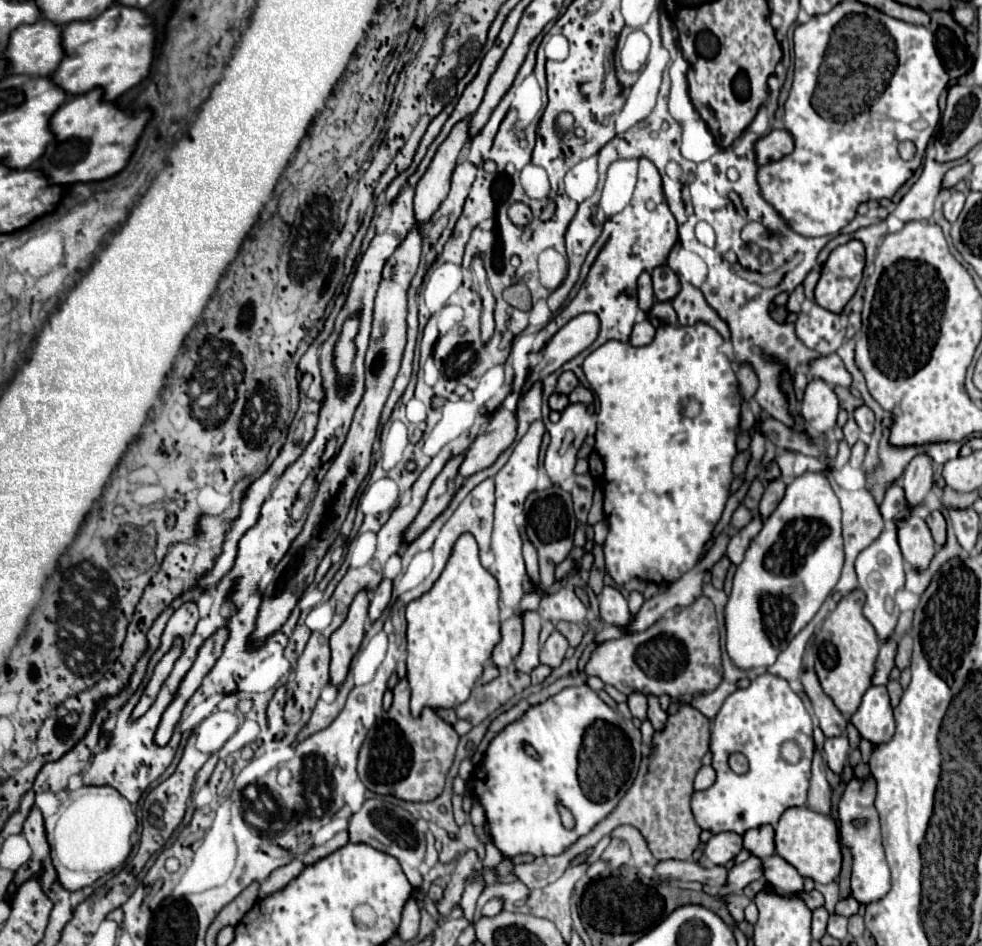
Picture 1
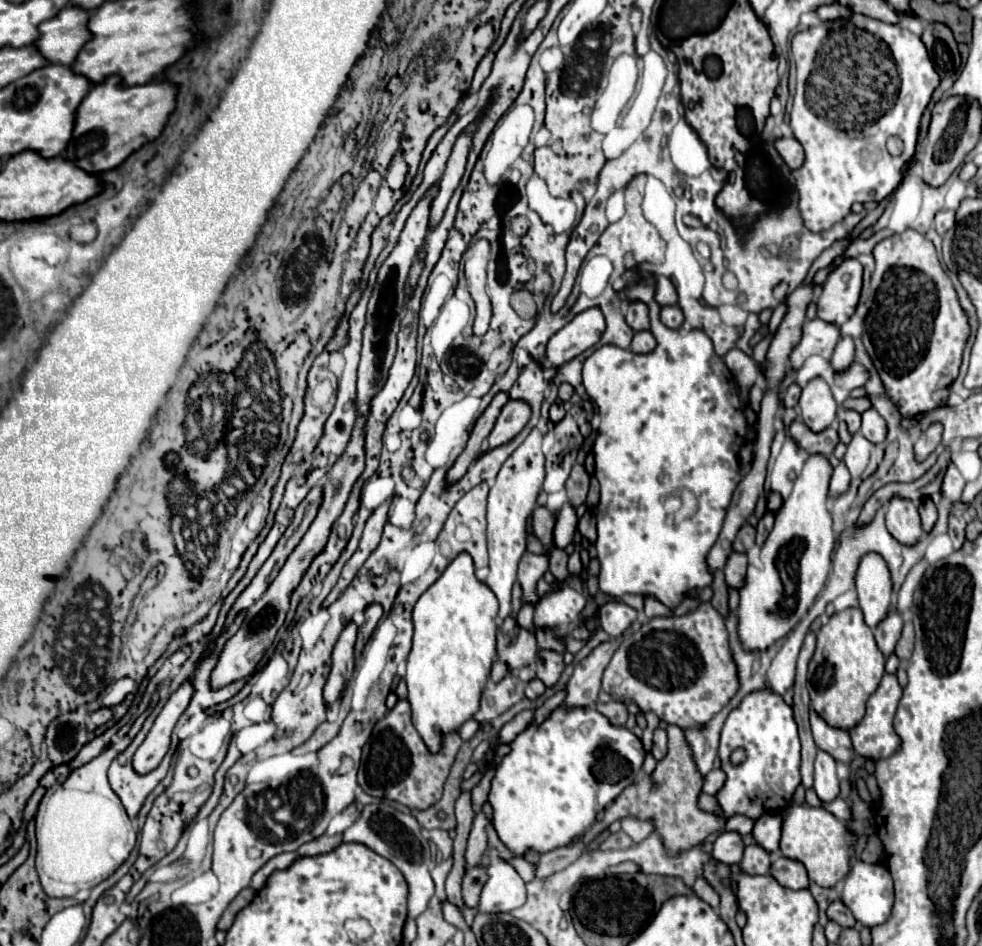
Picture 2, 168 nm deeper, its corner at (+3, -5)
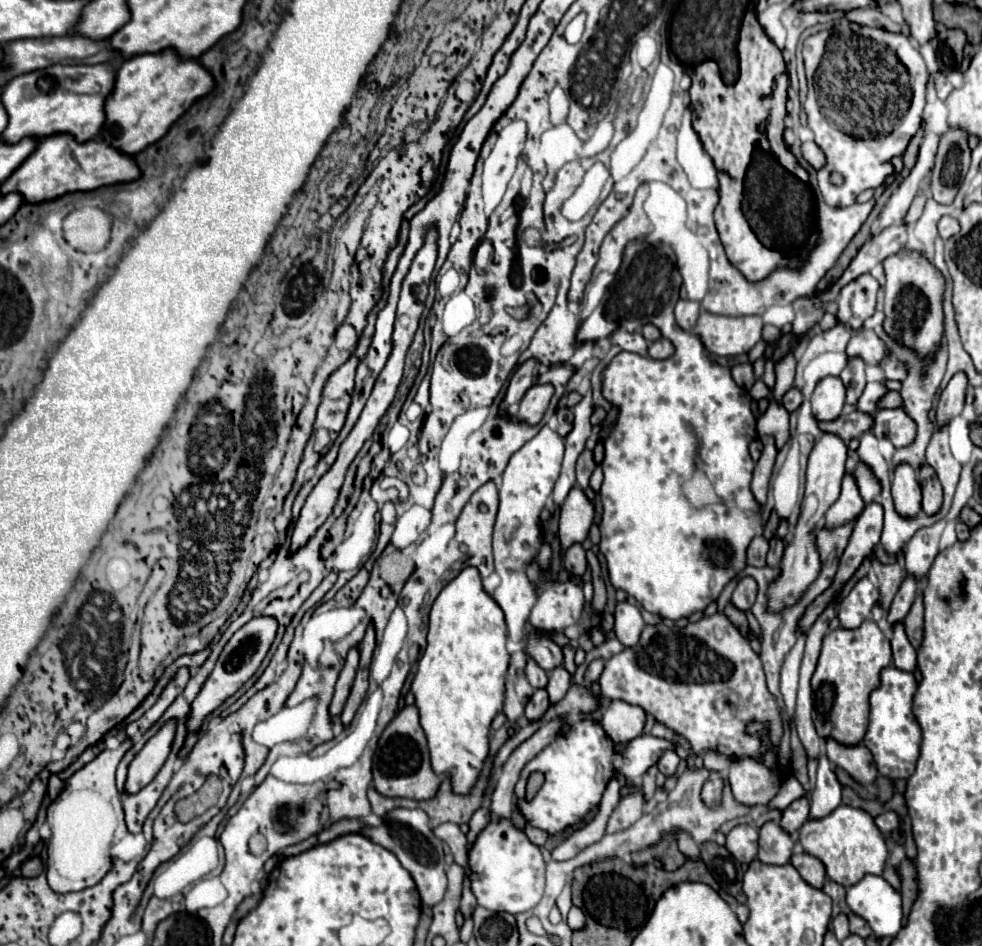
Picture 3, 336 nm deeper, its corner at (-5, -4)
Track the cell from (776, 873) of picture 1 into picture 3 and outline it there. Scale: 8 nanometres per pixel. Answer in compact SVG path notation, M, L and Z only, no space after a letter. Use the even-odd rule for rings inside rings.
M794 854L790 862L794 864L794 868L800 872L800 876L808 884L812 884L814 888L822 888L824 886L826 870L824 870L824 864L816 856L810 856L810 854Z

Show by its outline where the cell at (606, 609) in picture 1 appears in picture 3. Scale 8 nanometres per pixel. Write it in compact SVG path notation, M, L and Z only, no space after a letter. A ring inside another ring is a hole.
M618 602L614 618L616 618L614 630L616 630L618 640L624 646L636 644L636 640L640 640L642 628L644 628L644 620L642 620L640 610L628 602Z

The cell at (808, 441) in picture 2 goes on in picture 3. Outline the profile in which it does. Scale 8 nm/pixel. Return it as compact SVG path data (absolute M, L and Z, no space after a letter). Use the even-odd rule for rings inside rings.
M854 410L852 414L840 414L832 422L820 422L820 428L824 432L838 434L844 442L850 442L852 438L860 438L860 434L868 432L872 428L872 424L874 424L874 416Z

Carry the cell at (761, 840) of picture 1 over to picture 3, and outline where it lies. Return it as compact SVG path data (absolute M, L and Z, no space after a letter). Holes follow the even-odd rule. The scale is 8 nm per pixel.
M802 796L798 800L794 800L782 814L782 828L786 828L790 834L794 834L796 830L802 828L802 824L808 820L808 814L810 814L810 804L808 804L808 798Z

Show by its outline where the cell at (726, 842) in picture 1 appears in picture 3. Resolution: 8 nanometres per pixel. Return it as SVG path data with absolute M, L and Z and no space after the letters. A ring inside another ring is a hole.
M748 824L734 826L726 836L728 852L742 864L750 864L758 852L758 830Z

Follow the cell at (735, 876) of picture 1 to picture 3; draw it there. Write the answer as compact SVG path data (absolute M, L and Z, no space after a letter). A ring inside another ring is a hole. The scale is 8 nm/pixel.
M766 822L760 828L760 850L758 860L764 864L786 864L790 862L794 848L794 840L788 832L784 832L776 822Z

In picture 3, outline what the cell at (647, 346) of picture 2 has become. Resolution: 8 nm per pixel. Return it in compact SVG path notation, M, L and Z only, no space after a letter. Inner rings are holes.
M660 338L660 340L656 340L656 342L650 344L648 354L650 354L652 358L664 360L664 358L668 358L668 356L674 354L674 344L672 344L670 340L666 340L666 338Z

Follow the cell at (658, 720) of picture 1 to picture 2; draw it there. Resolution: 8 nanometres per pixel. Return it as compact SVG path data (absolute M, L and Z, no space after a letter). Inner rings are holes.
M656 727L654 731L654 747L652 747L652 755L656 759L662 759L666 755L666 731Z

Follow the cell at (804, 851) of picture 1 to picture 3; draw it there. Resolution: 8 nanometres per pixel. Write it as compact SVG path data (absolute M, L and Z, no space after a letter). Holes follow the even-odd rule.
M844 804L838 806L826 818L808 820L800 828L800 844L808 854L820 858L826 866L826 874L844 888L850 888L852 884L860 882L866 874L880 876L888 860L886 840L874 824L874 818L862 808L852 808Z

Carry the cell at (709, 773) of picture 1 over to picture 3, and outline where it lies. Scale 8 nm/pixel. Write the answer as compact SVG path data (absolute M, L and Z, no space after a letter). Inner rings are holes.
M736 758L732 760L728 780L734 798L740 804L756 806L756 804L768 804L778 794L782 776L776 770L766 768L758 760Z

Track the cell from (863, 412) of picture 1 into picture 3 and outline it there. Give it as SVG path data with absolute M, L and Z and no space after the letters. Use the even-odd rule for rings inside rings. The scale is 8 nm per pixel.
M902 408L878 410L874 414L874 422L872 432L878 438L892 440L896 448L904 448L916 438L916 424L912 424L912 418Z

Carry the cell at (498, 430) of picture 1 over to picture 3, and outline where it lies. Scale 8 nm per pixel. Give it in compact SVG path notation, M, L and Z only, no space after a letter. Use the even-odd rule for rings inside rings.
M534 384L520 402L520 420L528 424L538 424L550 404L554 394L552 384Z

